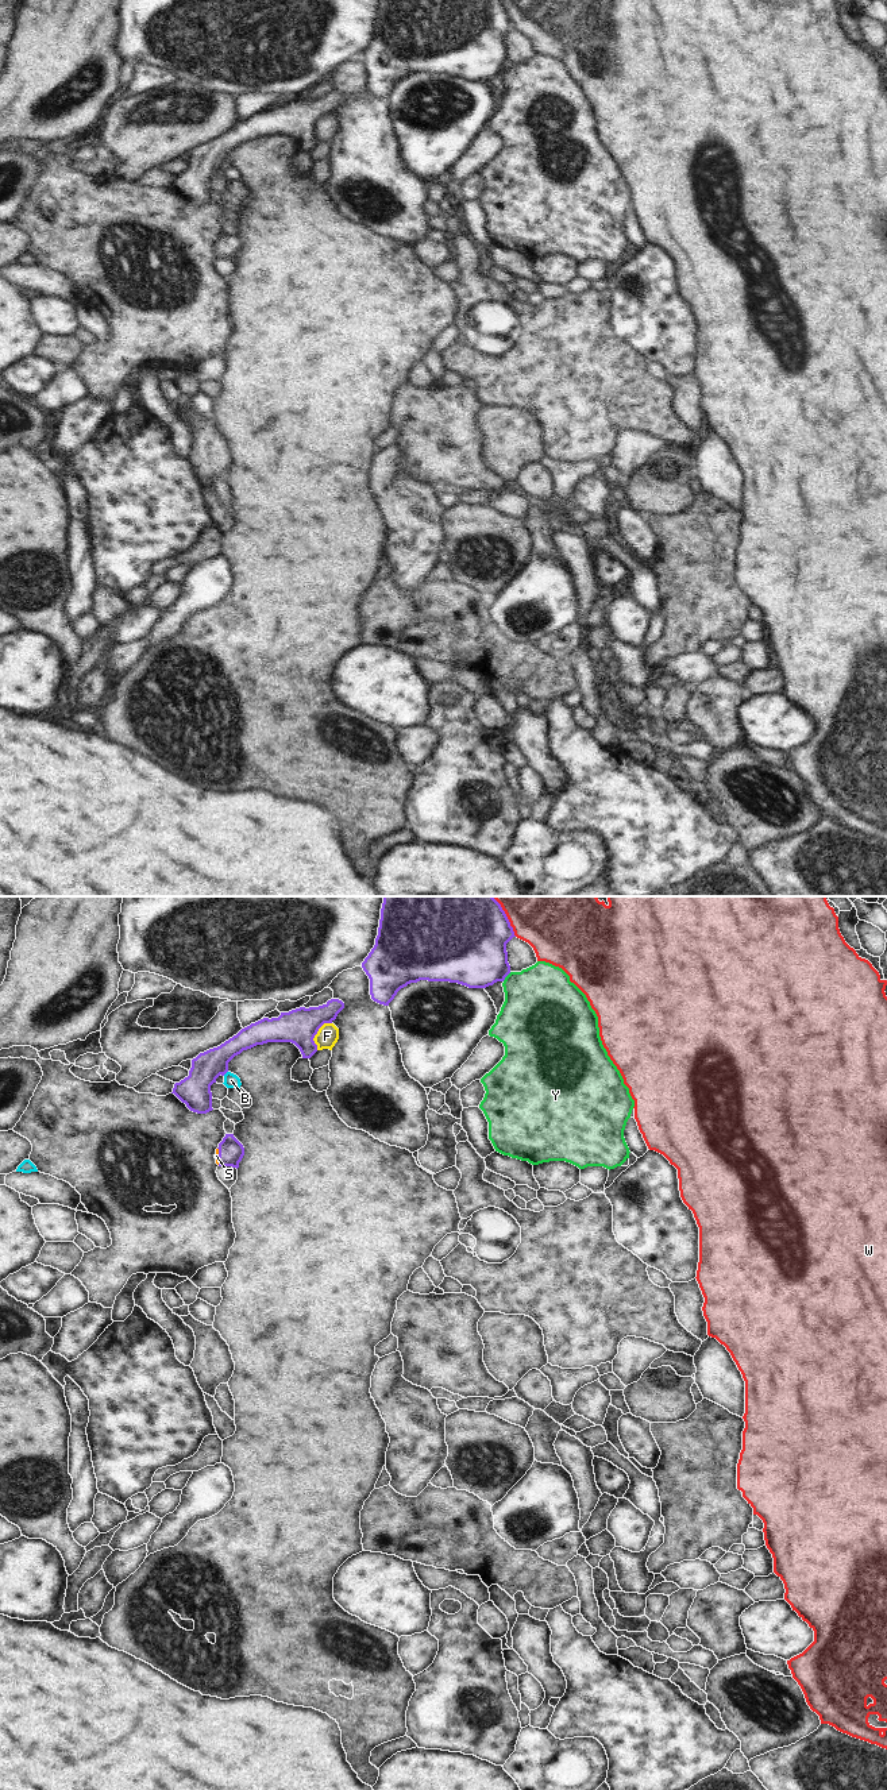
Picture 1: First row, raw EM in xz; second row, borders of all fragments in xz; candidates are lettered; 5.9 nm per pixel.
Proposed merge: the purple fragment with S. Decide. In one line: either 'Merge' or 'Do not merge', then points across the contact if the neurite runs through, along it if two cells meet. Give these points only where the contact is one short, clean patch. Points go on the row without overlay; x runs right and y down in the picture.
Merge. Path across: xz (231, 245), (226, 249), (219, 249), (216, 249).

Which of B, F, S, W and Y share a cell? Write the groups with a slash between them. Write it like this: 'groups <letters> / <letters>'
groups B / F / S / W / Y

